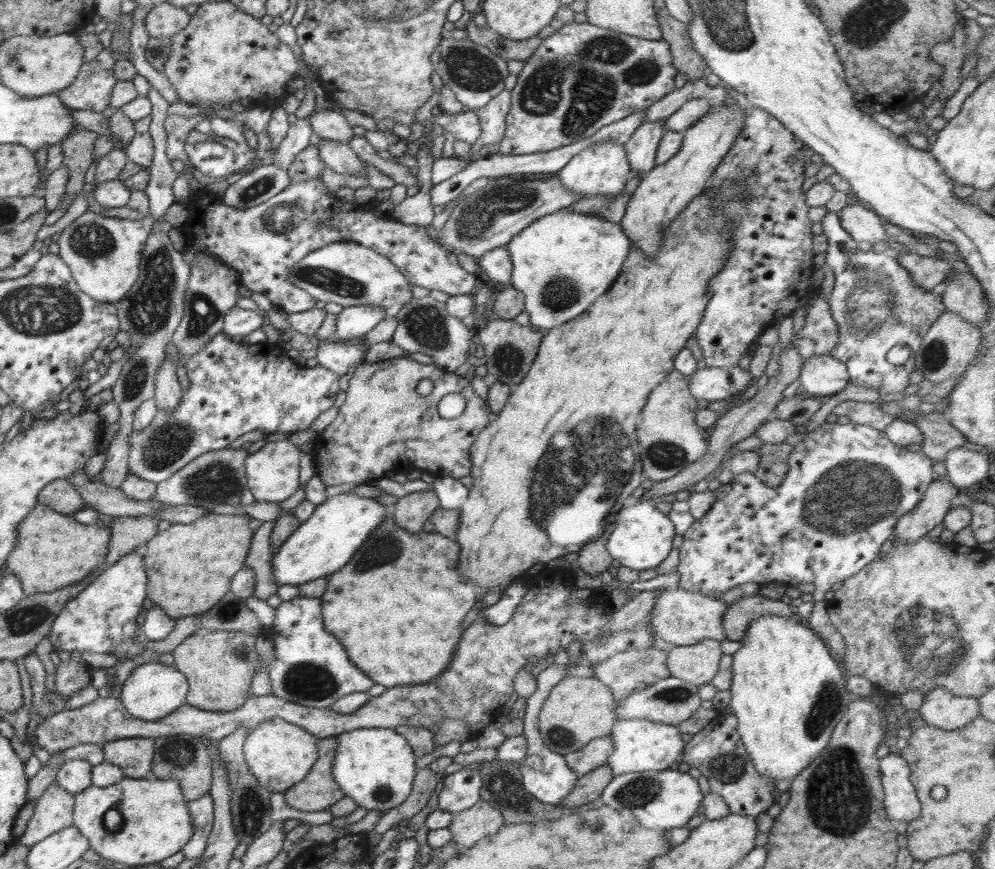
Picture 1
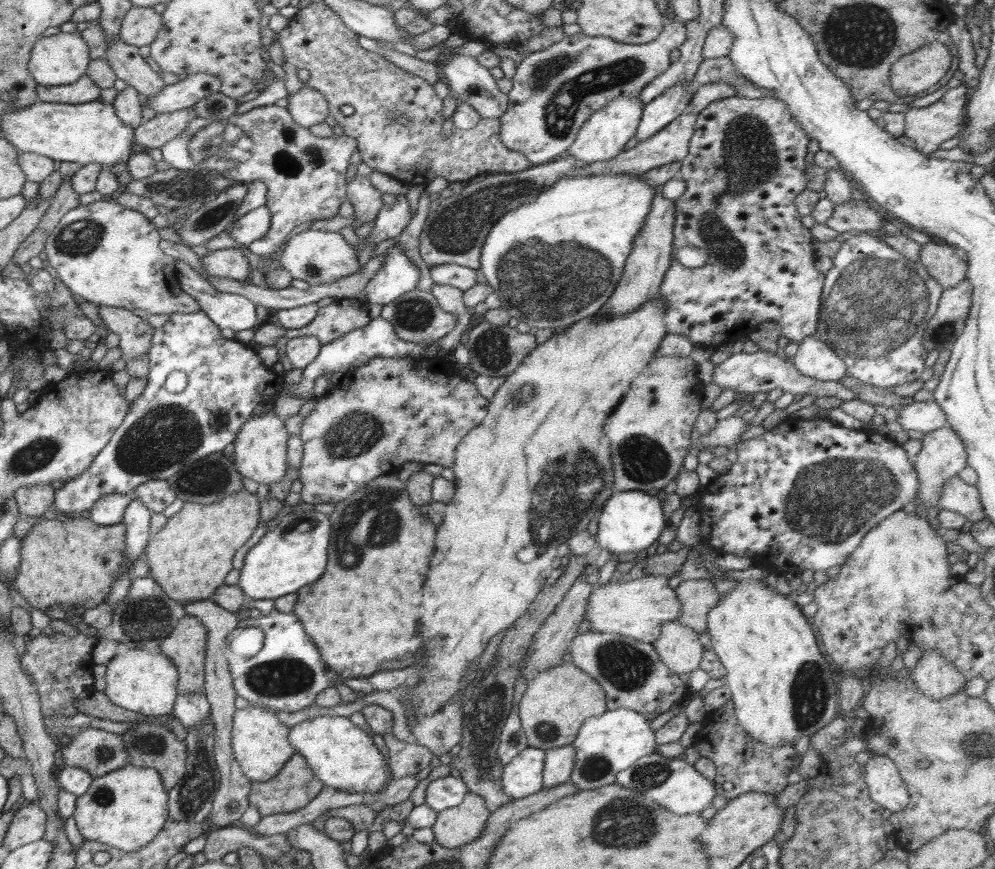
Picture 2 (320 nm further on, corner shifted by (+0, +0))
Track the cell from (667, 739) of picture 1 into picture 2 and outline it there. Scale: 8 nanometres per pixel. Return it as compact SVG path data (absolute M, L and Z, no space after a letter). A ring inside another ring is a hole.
M624 708L607 710L602 716L587 718L581 727L571 744L576 749L576 758L569 778L580 791L616 783L618 772L631 767L642 756L656 752L656 732L651 730L650 721L638 712Z

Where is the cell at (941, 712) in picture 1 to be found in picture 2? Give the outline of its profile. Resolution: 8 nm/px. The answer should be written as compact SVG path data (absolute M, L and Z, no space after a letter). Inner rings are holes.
M922 651L921 658L913 672L909 673L909 677L928 698L944 700L946 696L954 696L964 691L967 683L962 673L952 666L940 651Z

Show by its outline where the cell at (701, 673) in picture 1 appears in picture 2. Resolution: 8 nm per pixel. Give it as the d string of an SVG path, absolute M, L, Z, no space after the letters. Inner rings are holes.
M668 621L662 623L660 636L653 642L656 652L659 654L660 660L666 667L674 673L690 674L694 670L698 670L699 664L705 651L704 646L699 641L699 633L693 628L684 626L676 621Z

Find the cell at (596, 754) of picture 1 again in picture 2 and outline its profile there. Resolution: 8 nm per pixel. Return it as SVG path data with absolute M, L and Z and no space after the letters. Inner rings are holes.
M571 745L552 748L545 752L542 782L544 788L552 788L569 782L576 758L576 749Z

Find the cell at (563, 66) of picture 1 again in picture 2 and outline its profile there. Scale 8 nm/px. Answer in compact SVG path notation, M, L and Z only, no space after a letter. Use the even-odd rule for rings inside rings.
M676 18L663 22L662 32L646 44L622 44L607 36L588 36L582 32L566 36L560 42L551 44L523 57L512 77L512 88L507 111L499 118L501 122L500 140L513 151L521 152L532 166L557 160L566 155L570 145L575 141L580 127L588 117L600 110L610 100L625 96L638 97L648 81L655 79L672 64L670 52L679 48L687 37L685 23Z

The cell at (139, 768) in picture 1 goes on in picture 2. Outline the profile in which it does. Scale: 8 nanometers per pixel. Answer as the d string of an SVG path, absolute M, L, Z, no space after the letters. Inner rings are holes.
M89 727L78 736L68 735L67 746L62 750L62 766L87 770L101 777L129 763L122 737L99 728Z

